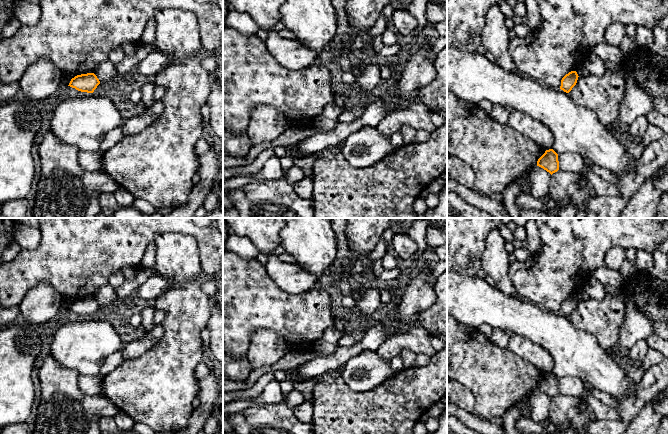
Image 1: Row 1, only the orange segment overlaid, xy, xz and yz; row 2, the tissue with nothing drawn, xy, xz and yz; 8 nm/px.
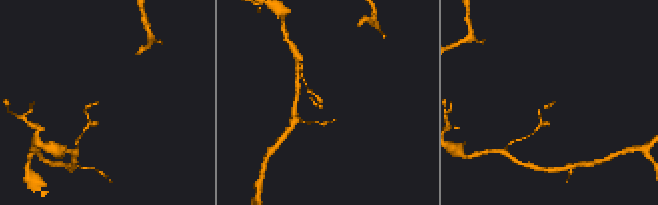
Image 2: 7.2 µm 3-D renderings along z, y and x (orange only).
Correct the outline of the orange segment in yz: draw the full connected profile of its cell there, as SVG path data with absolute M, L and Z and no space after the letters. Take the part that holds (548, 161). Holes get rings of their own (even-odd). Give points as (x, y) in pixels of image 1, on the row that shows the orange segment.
M546 150L538 159L537 166L543 168L551 175L559 170L558 154L553 150Z

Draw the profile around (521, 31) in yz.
M516 25L514 31L518 41L523 41L525 37L530 33L530 29L527 25Z

